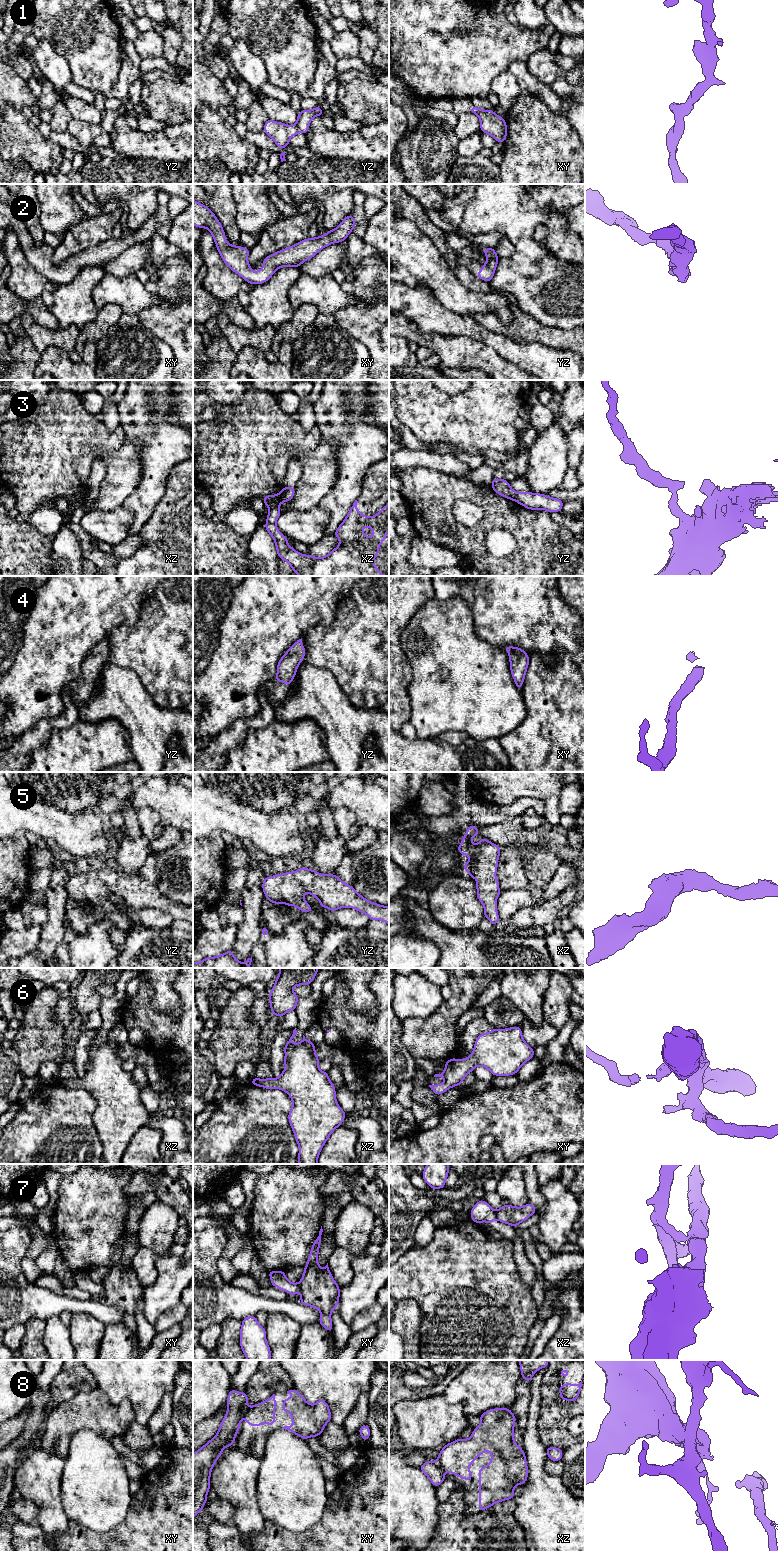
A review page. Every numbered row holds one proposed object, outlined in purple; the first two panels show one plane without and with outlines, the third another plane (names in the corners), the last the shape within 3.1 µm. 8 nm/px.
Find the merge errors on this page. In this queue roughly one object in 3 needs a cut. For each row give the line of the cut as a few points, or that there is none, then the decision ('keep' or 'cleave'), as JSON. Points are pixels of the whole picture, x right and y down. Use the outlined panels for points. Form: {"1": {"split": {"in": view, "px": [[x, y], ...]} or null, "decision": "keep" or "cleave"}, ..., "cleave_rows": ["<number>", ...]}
{"1": {"split": null, "decision": "keep"}, "2": {"split": null, "decision": "keep"}, "3": {"split": {"in": "xz", "px": [[278, 506], [272, 506], [269, 509]]}, "decision": "cleave"}, "4": {"split": null, "decision": "keep"}, "5": {"split": null, "decision": "keep"}, "6": {"split": null, "decision": "keep"}, "7": {"split": {"in": "xz", "px": [[494, 1211], [496, 1218]]}, "decision": "cleave"}, "8": {"split": {"in": "xz", "px": [[436, 1462], [444, 1472]]}, "decision": "cleave"}, "cleave_rows": ["3", "7", "8"]}

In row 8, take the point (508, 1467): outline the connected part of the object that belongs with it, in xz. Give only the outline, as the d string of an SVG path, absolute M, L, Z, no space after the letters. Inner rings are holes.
M510 1407L500 1409L489 1409L480 1416L480 1424L474 1428L469 1439L457 1439L443 1446L437 1459L438 1465L452 1475L458 1475L460 1479L471 1481L474 1474L467 1468L483 1454L484 1451L491 1452L491 1462L486 1467L479 1468L479 1511L484 1511L492 1505L513 1499L516 1485L526 1483L529 1474L525 1452L514 1442L515 1415Z

